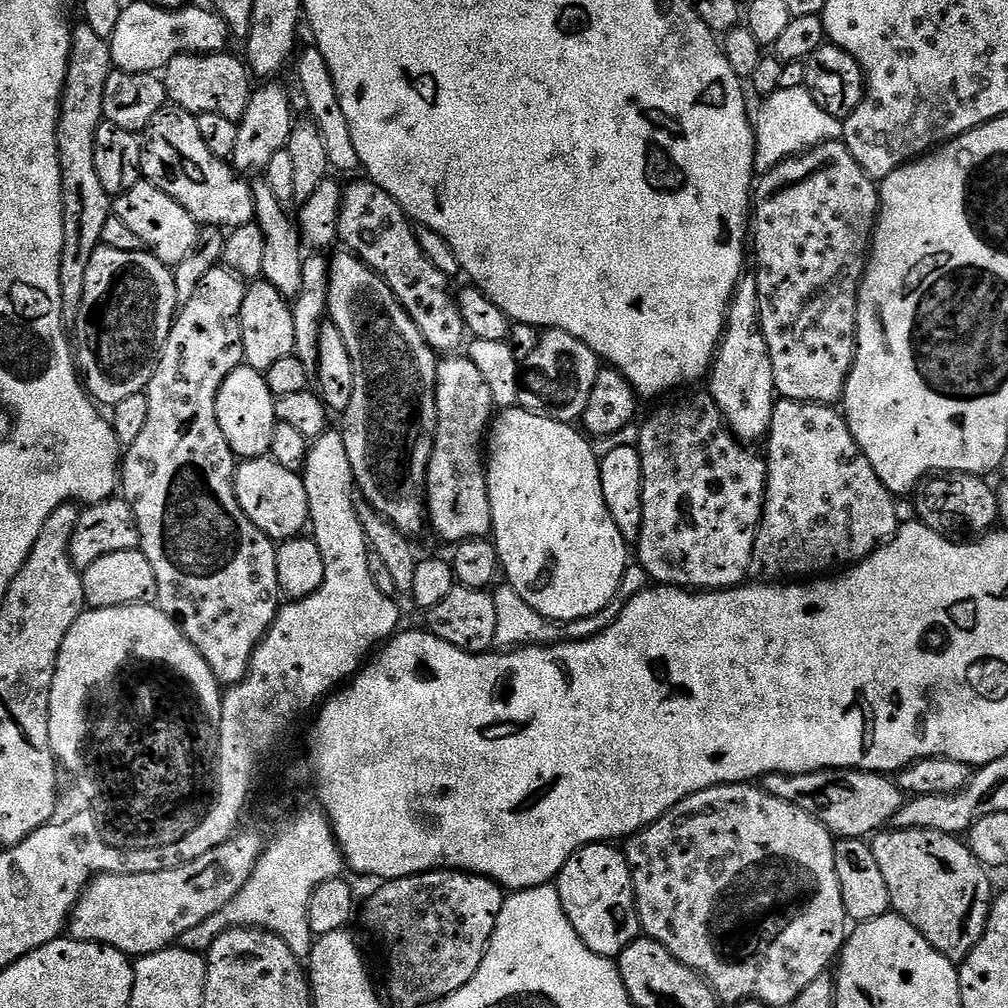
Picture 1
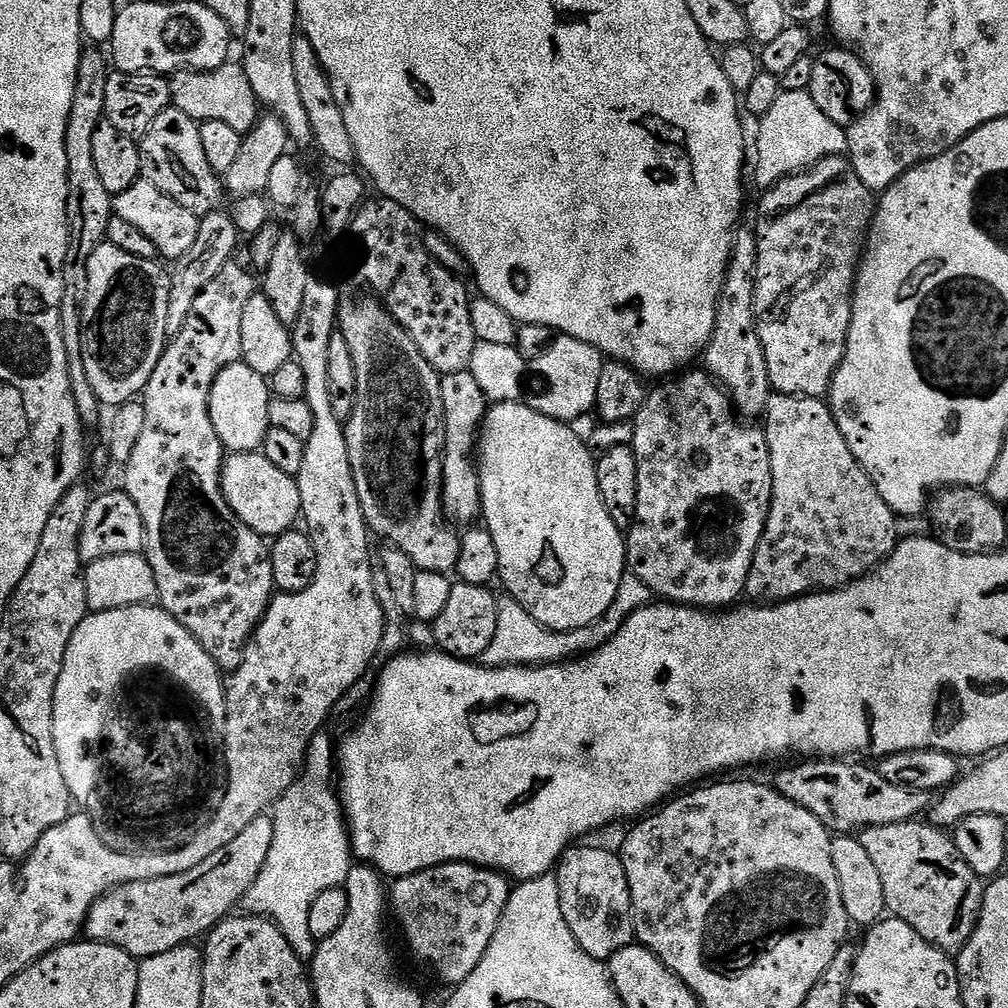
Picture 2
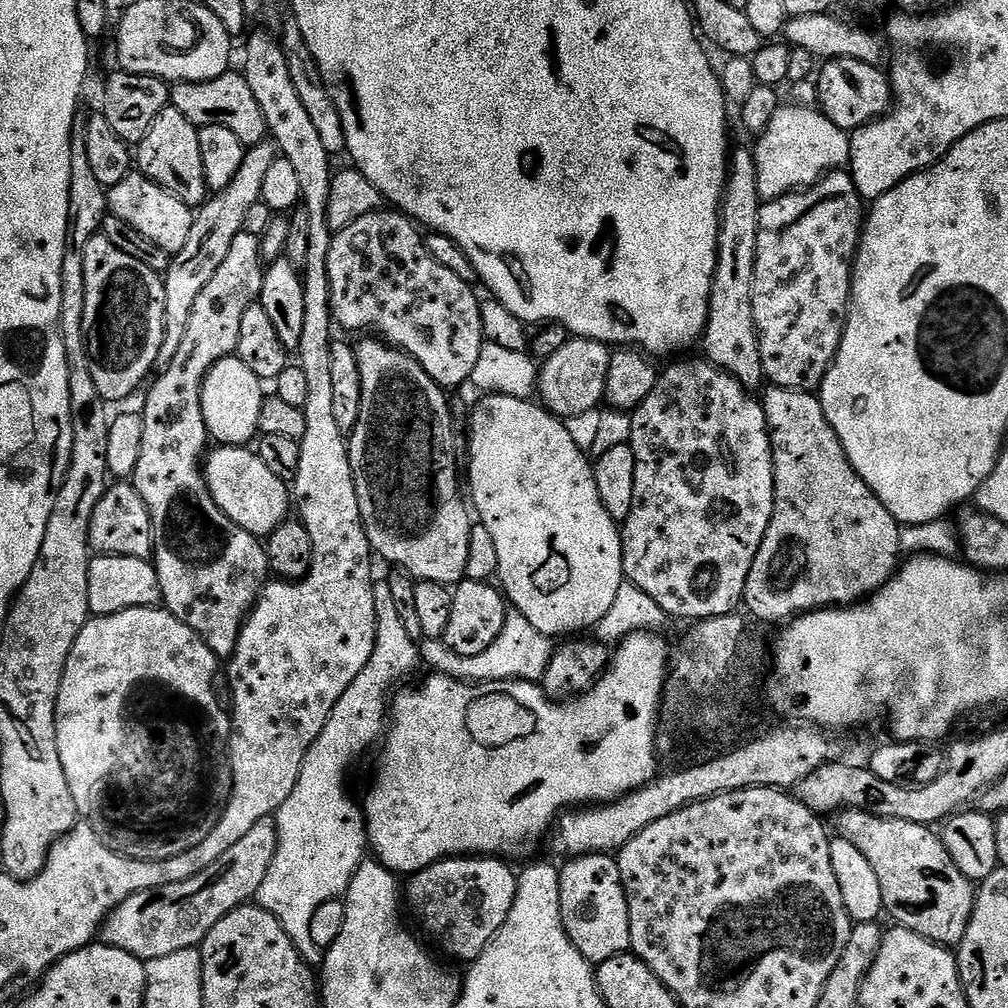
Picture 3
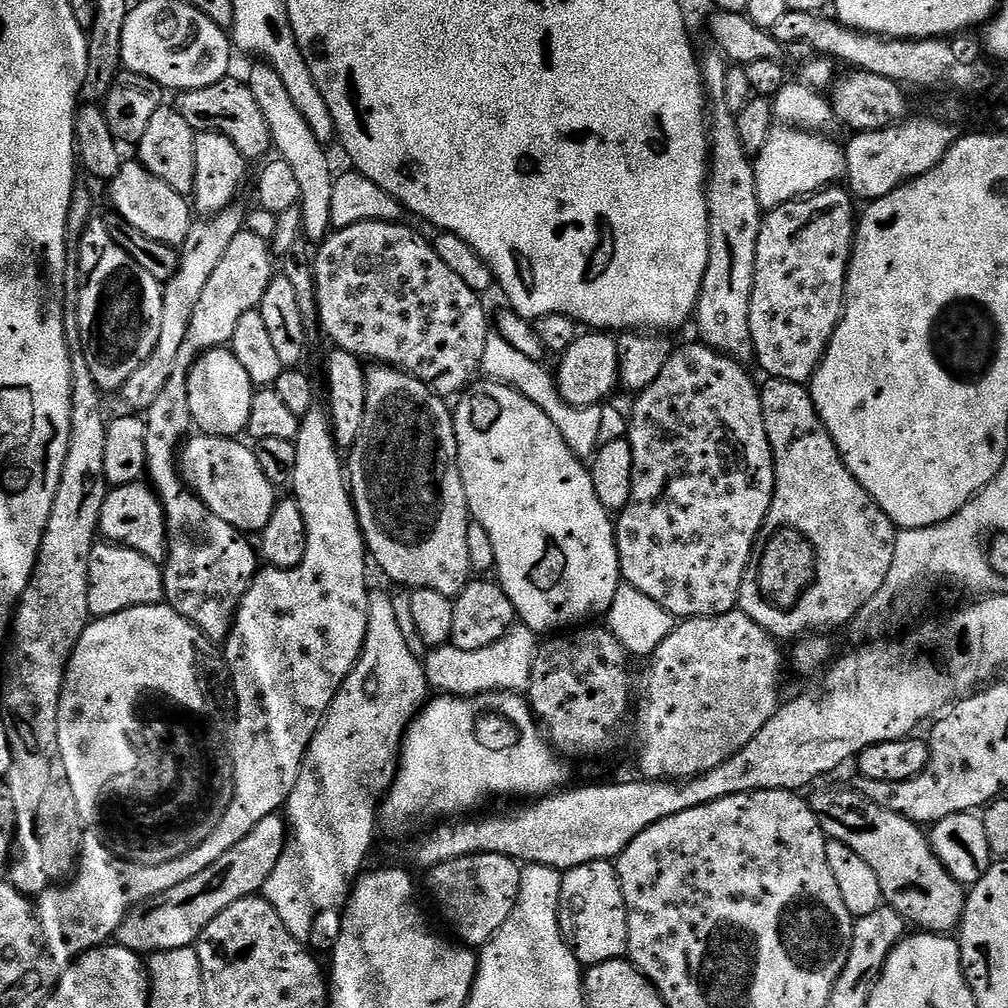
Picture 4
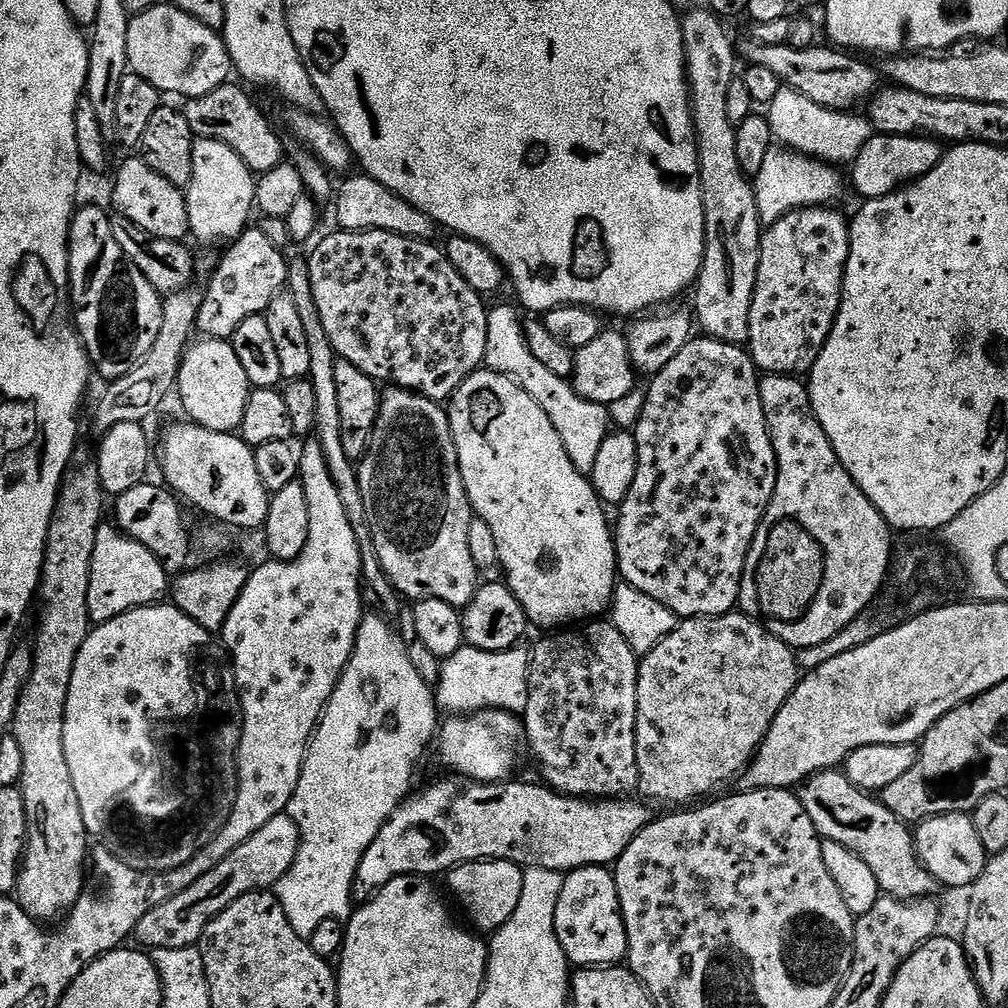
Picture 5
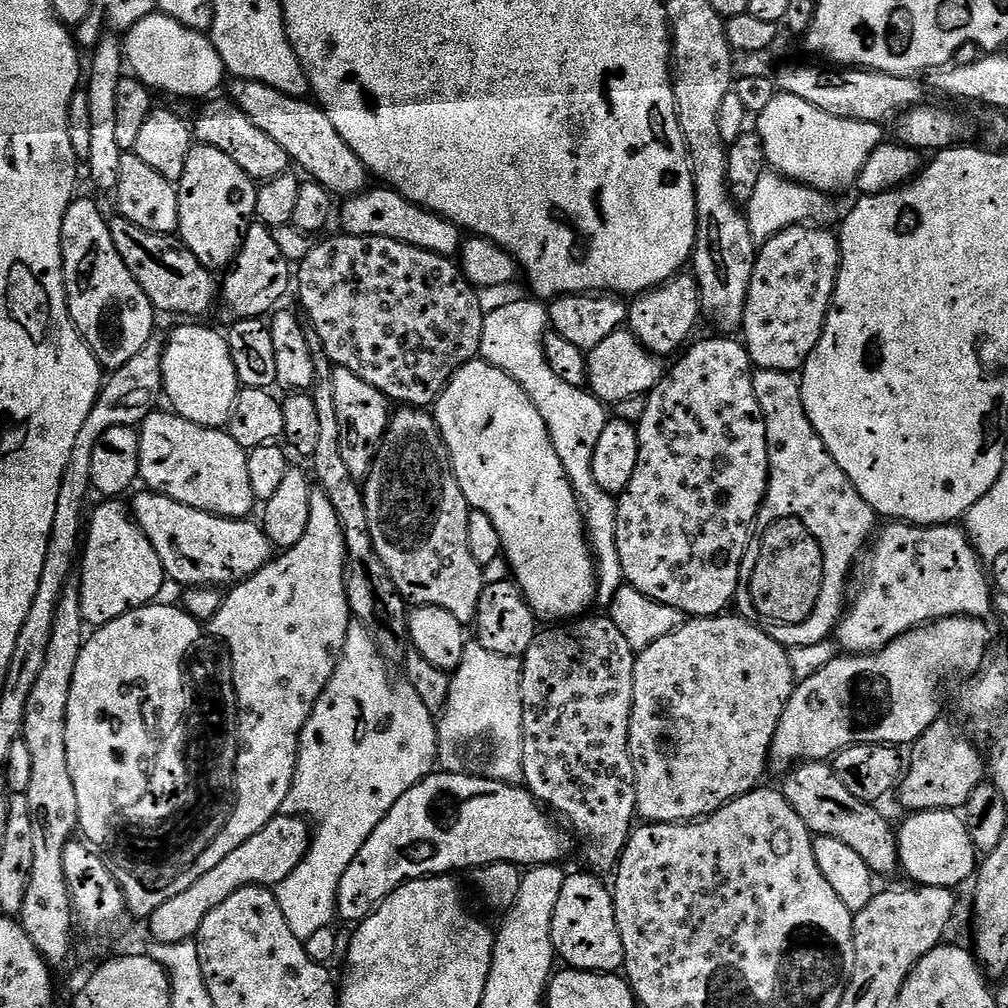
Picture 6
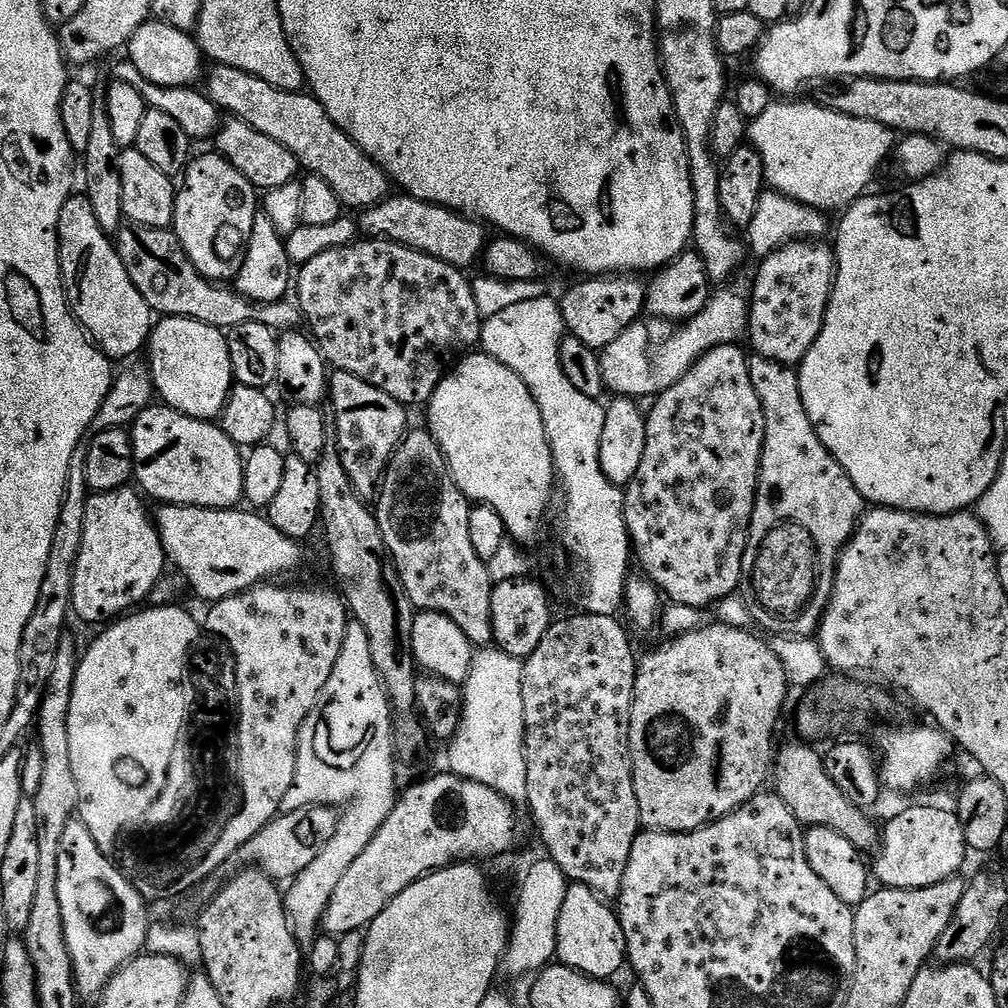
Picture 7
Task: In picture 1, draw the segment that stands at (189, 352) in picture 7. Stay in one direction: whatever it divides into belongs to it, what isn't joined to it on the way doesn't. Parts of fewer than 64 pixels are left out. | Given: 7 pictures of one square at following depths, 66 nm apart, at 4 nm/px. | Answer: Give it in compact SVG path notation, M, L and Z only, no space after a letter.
M241 366L224 379L216 403L218 426L222 426L222 434L226 434L226 442L237 458L258 460L271 453L278 423L276 402L277 397L273 396L263 372Z

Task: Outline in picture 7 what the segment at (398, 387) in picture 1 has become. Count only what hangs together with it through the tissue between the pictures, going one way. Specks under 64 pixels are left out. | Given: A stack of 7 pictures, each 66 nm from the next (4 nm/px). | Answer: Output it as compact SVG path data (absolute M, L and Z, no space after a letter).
M412 430L401 440L384 472L384 479L380 482L378 495L374 500L374 511L378 530L382 530L382 538L396 564L396 572L400 575L400 581L413 608L446 614L446 618L457 624L458 630L466 634L473 646L491 645L490 598L494 582L488 573L486 561L478 558L474 545L470 542L470 501L454 482L452 471L448 469L446 458L431 432Z

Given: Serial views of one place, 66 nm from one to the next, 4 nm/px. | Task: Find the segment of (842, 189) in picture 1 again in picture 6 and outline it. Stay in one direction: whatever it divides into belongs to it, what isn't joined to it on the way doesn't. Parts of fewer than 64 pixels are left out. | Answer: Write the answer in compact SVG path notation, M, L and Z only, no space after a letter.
M795 224L759 245L742 329L742 343L757 369L793 374L803 369L822 338L839 273L840 241L827 227Z

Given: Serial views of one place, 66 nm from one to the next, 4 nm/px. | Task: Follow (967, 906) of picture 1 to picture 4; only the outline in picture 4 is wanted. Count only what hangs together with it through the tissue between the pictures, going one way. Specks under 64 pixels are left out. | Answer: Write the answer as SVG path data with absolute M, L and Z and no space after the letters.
M824 788L810 796L810 803L825 836L829 840L837 840L850 846L850 850L854 850L858 858L863 858L873 868L879 884L882 885L884 904L887 907L893 908L909 925L917 924L917 929L926 932L948 934L959 925L964 913L965 885L959 884L946 870L946 866L942 866L921 825L871 803L859 791L852 789L851 792L848 788Z

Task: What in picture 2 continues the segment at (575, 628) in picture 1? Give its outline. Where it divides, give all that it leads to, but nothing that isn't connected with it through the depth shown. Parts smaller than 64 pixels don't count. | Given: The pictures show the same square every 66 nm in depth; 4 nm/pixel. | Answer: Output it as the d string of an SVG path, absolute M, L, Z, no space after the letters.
M631 570L625 571L618 593L609 610L602 618L598 618L589 627L582 627L574 632L550 630L539 624L522 607L517 600L504 598L498 606L498 630L494 630L494 642L486 646L482 657L483 663L489 668L505 668L508 664L526 664L539 666L541 664L558 664L579 654L596 651L610 640L623 626L625 619L645 605L651 603L653 595L648 586Z

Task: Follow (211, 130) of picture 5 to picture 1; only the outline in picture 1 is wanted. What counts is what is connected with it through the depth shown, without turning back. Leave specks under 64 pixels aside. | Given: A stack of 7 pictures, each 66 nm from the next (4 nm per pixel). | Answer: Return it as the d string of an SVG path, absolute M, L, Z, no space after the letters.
M231 51L213 52L211 54L197 54L195 52L184 52L176 56L162 69L162 79L168 91L169 101L179 111L190 112L198 117L202 114L222 114L222 118L230 118L239 121L246 114L248 103L254 91L253 81L250 79L250 69L243 59L231 56Z

